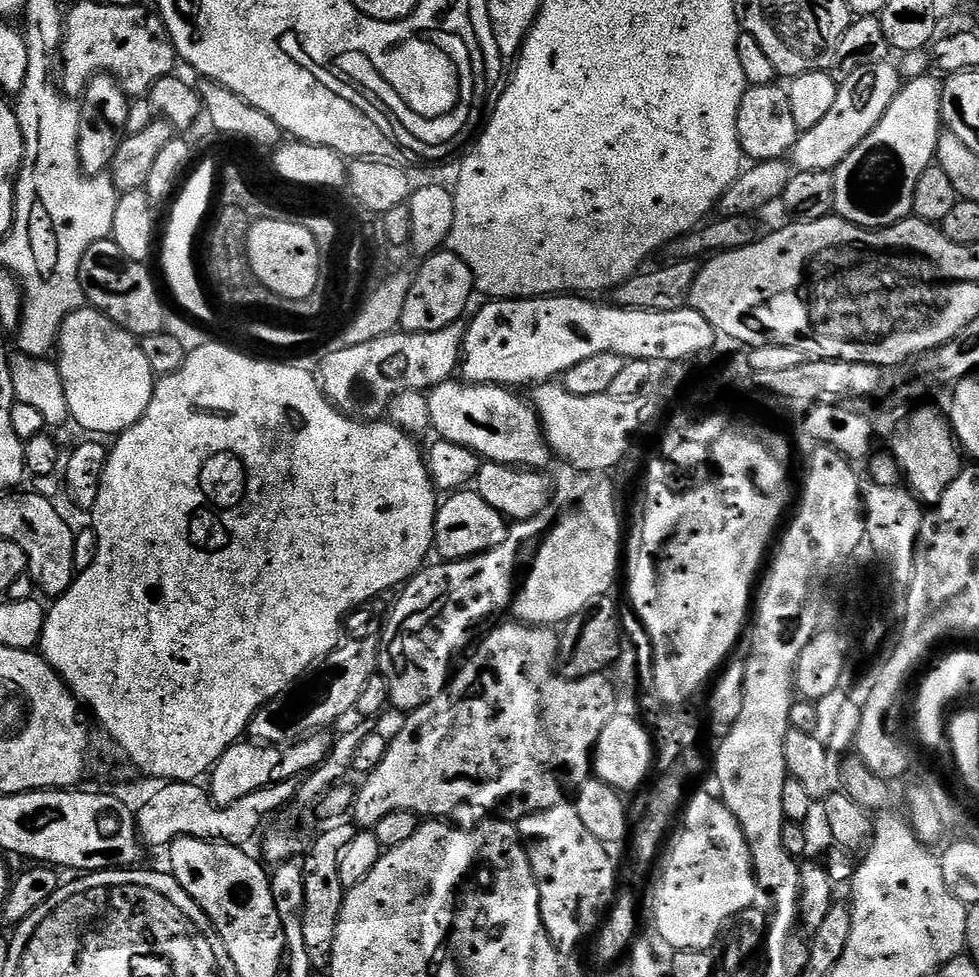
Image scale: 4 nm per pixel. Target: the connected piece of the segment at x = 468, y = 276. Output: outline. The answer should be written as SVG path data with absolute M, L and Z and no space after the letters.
M437 250L412 277L412 285L404 299L399 331L426 334L430 330L442 330L457 323L460 315L468 308L474 293L474 281L470 266L466 266L463 256L452 250Z

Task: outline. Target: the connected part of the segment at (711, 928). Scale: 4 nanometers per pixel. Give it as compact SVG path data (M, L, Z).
M704 792L694 796L687 801L682 812L684 829L680 833L679 831L675 833L676 841L674 836L671 841L672 849L670 844L663 857L664 873L660 876L660 889L656 892L656 905L652 908L651 923L673 948L707 952L713 947L711 944L719 938L720 931L722 936L729 922L735 921L741 912L757 903L758 893L756 871L752 869L752 851L748 839L744 837L742 826L722 799L715 795L707 796Z

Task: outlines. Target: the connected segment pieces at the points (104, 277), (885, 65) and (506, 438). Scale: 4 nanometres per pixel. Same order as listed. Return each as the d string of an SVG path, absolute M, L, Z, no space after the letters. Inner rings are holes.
M110 238L94 242L82 256L80 267L85 301L95 311L101 312L137 338L158 334L166 328L164 304L160 301L160 292L148 273L148 267L147 263L139 264L126 258L126 254L122 254L122 250L118 250L118 246Z
M891 59L877 60L875 64L865 67L863 71L852 70L848 81L840 84L840 93L834 107L818 122L818 126L810 126L810 130L801 132L794 142L790 153L790 163L797 172L806 170L822 170L832 172L878 126L878 122L886 114L888 107L900 95L902 79L900 72L891 64Z
M453 378L446 380L441 384L436 384L427 393L427 398L430 408L430 418L432 419L431 427L438 430L439 439L449 440L454 442L458 446L466 446L470 450L474 450L480 455L485 461L491 462L493 464L511 464L513 466L519 466L521 468L530 468L533 470L544 470L547 469L548 463L553 463L554 457L551 448L548 446L548 439L544 436L544 425L540 422L540 415L536 413L536 409L532 407L531 403L527 399L519 400L515 396L513 389L508 386L501 386L498 384L469 384L460 378Z

